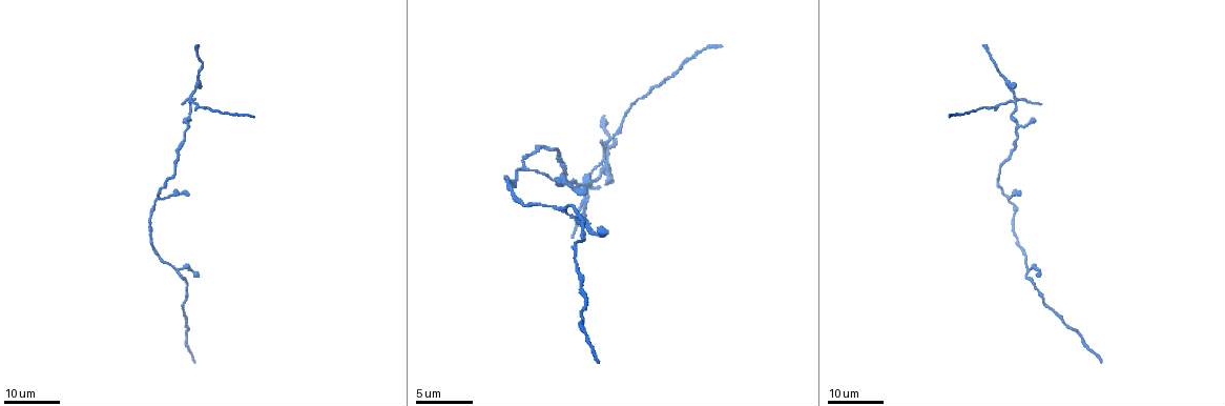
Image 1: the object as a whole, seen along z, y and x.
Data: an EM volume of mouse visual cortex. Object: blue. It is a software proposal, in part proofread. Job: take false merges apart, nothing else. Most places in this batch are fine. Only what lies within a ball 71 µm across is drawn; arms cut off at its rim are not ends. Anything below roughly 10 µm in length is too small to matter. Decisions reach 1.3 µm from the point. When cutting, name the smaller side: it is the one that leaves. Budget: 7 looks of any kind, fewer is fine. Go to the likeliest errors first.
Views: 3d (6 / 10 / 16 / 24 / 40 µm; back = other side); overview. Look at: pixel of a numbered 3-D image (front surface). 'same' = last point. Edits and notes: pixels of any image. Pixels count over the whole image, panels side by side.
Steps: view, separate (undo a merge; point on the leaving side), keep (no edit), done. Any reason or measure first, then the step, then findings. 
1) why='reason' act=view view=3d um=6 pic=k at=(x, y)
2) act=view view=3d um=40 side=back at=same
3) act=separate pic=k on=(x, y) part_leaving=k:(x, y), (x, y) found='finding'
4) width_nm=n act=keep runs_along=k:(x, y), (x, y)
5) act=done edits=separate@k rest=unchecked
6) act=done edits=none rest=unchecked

why='four or more arms meet' act=view view=3d um=16 pic=1 at=(190, 100)

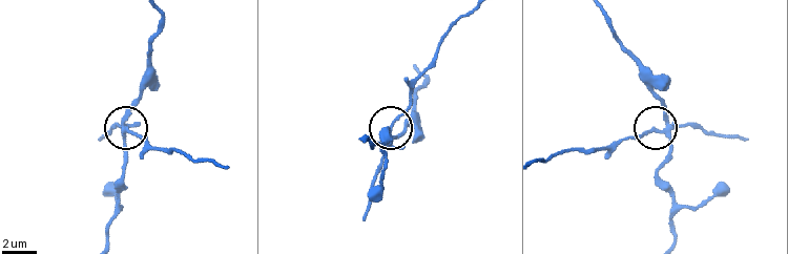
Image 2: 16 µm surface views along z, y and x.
act=view view=3d um=10 pic=2 at=(123, 132)

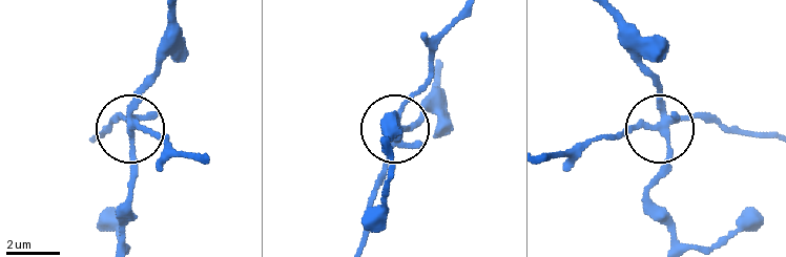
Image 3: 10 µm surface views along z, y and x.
act=separate pic=3 on=(144, 132) part_leaving=3:(128, 121), (176, 150), (199, 154) found='a second neuron is stuck on'

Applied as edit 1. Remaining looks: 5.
why='calibre changes' act=view view=3d um=24 pic=1 at=(186, 125)

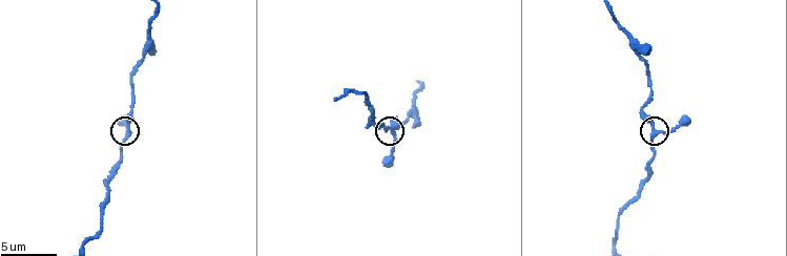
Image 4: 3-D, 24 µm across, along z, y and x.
act=view view=3d um=10 pic=4 at=(655, 134)

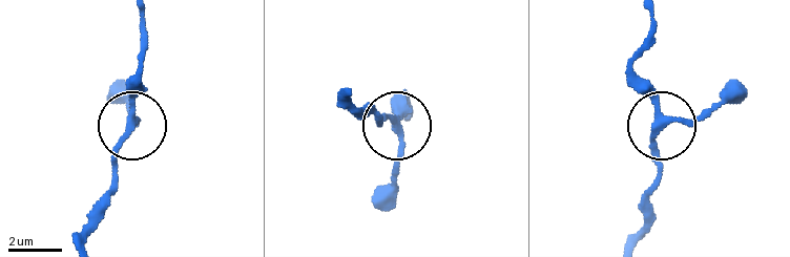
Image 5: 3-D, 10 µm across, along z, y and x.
act=view view=3d um=10 side=back pic=5 at=(131, 122)

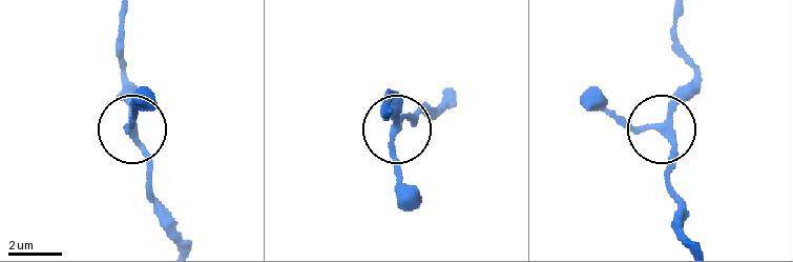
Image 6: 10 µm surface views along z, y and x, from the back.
act=keep runs_along=6:(696, 244), (670, 183), (665, 128), (672, 101), (694, 77) found='continuous, no second neuron'

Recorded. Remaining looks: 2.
act=done edits=separate@3 rest=unchecked

